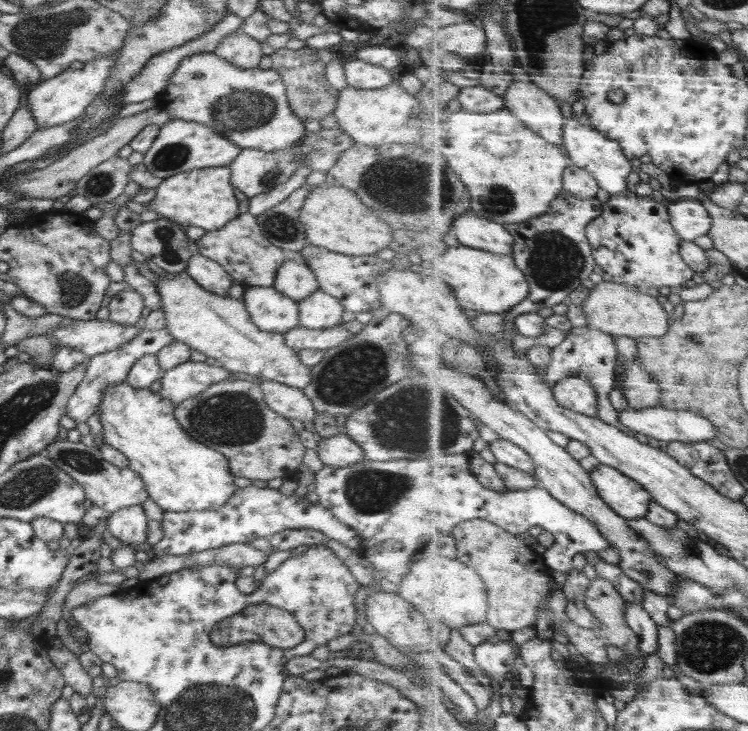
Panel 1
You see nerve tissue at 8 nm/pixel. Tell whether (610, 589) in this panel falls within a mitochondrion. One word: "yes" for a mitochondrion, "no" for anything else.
no

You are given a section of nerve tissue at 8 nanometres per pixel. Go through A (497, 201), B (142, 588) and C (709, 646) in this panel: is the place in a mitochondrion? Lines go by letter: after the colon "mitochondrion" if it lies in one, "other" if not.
A: mitochondrion
B: other
C: mitochondrion

